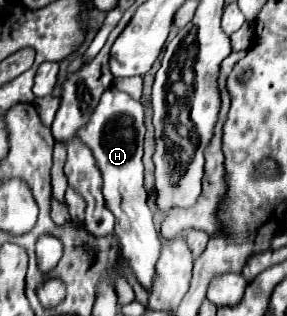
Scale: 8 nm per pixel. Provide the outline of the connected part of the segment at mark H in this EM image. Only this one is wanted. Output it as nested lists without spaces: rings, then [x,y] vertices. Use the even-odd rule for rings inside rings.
[[[109,87],[101,95],[97,111],[93,111],[89,123],[77,131],[77,139],[81,139],[93,151],[97,169],[103,175],[103,195],[107,209],[117,219],[115,235],[121,241],[123,257],[129,261],[137,281],[143,287],[149,287],[155,277],[155,263],[159,259],[161,241],[153,225],[153,213],[147,207],[147,191],[143,187],[143,137],[143,105],[115,87]]]

